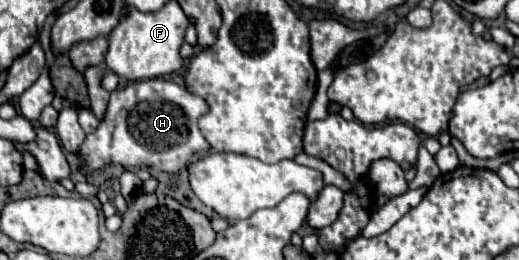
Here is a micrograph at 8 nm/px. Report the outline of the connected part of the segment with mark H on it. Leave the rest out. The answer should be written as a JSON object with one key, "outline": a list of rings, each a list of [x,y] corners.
{"outline":[[[146,79],[146,81],[128,83],[124,89],[112,91],[106,113],[100,121],[100,127],[92,135],[88,135],[86,141],[80,145],[80,149],[76,151],[76,157],[80,159],[78,169],[84,175],[92,175],[94,171],[100,171],[106,165],[156,167],[156,169],[168,173],[170,177],[176,177],[190,163],[190,159],[194,155],[206,153],[210,149],[208,141],[204,139],[204,135],[198,129],[198,117],[202,117],[204,113],[208,113],[208,103],[202,97],[192,95],[188,89],[184,89],[172,81]]]}

